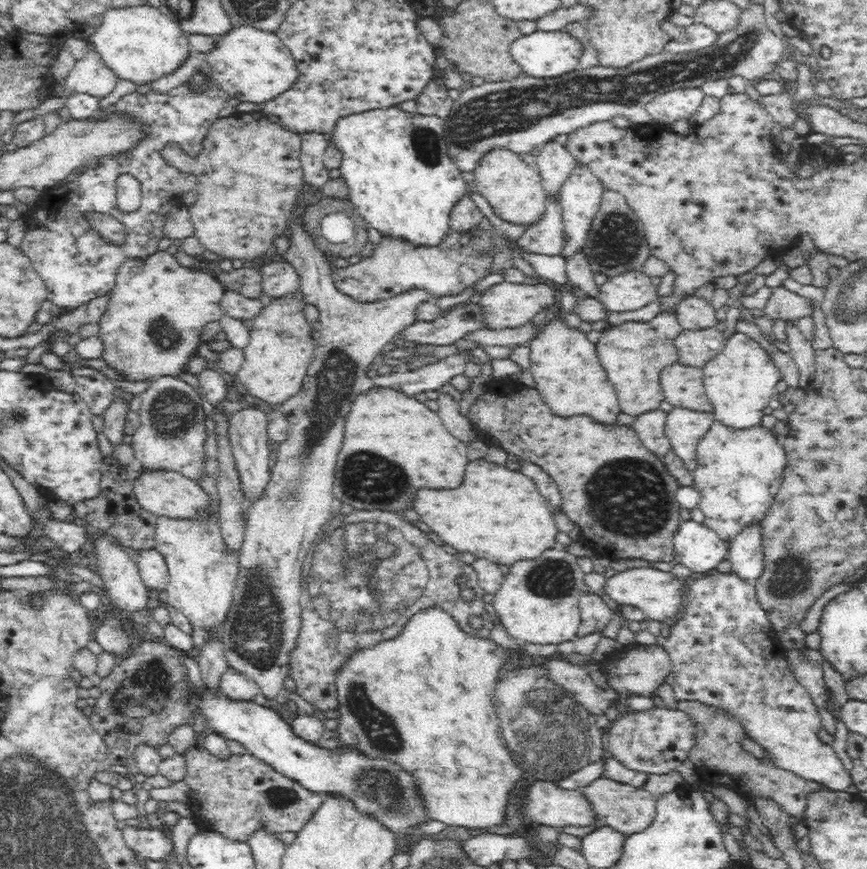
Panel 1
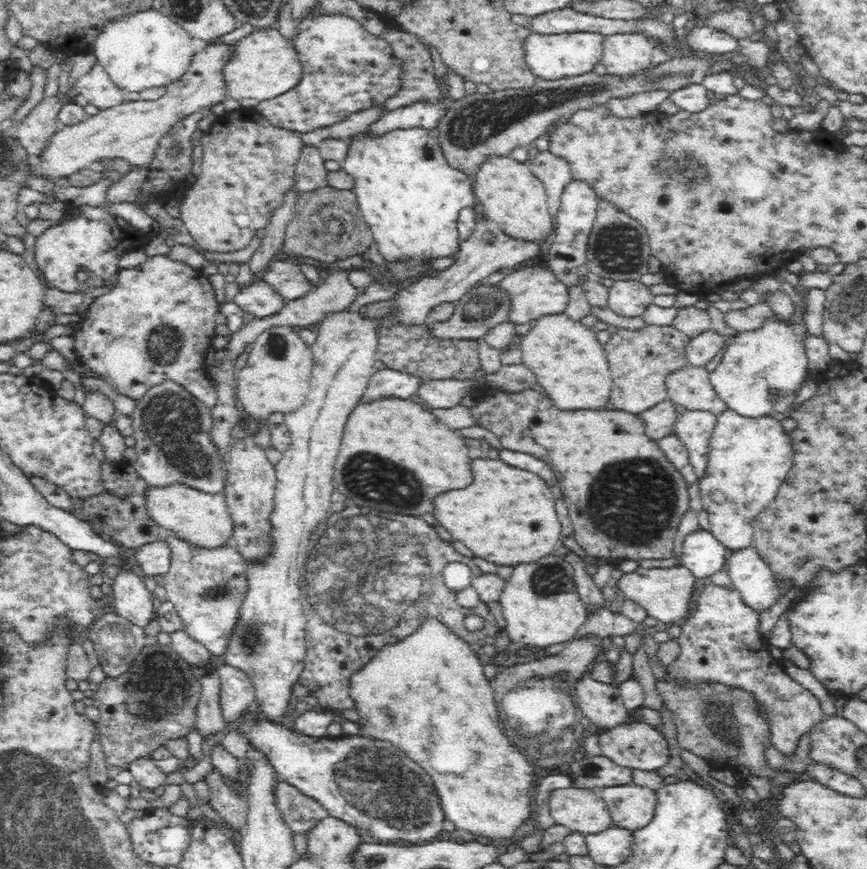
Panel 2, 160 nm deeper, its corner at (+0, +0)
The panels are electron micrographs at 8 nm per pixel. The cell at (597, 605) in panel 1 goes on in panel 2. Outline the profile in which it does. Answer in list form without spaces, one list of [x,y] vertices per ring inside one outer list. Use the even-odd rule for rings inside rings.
[[[526,389],[518,393],[507,392],[504,390],[490,390],[484,400],[478,401],[476,406],[471,408],[472,416],[476,420],[476,424],[482,428],[487,428],[492,431],[500,441],[502,448],[506,450],[515,450],[518,452],[521,450],[523,453],[532,455],[534,458],[544,460],[552,470],[554,474],[558,476],[558,486],[564,494],[564,504],[568,508],[568,516],[573,524],[573,536],[579,546],[584,550],[586,556],[584,558],[576,556],[574,553],[570,553],[564,556],[567,562],[572,564],[575,577],[575,591],[578,592],[584,608],[586,611],[586,617],[590,618],[590,614],[596,614],[600,612],[604,606],[609,606],[609,602],[602,594],[601,588],[593,582],[593,579],[587,574],[586,567],[589,567],[596,562],[596,560],[611,560],[613,558],[623,558],[626,560],[664,560],[673,556],[675,549],[676,532],[682,520],[682,515],[686,514],[689,509],[689,497],[688,497],[688,485],[685,483],[684,477],[670,464],[670,461],[666,458],[666,455],[662,452],[662,449],[656,442],[650,440],[645,433],[645,424],[643,420],[634,414],[630,414],[622,410],[579,410],[579,411],[560,411],[556,408],[551,400],[547,398],[543,393],[532,392],[531,389]]]

